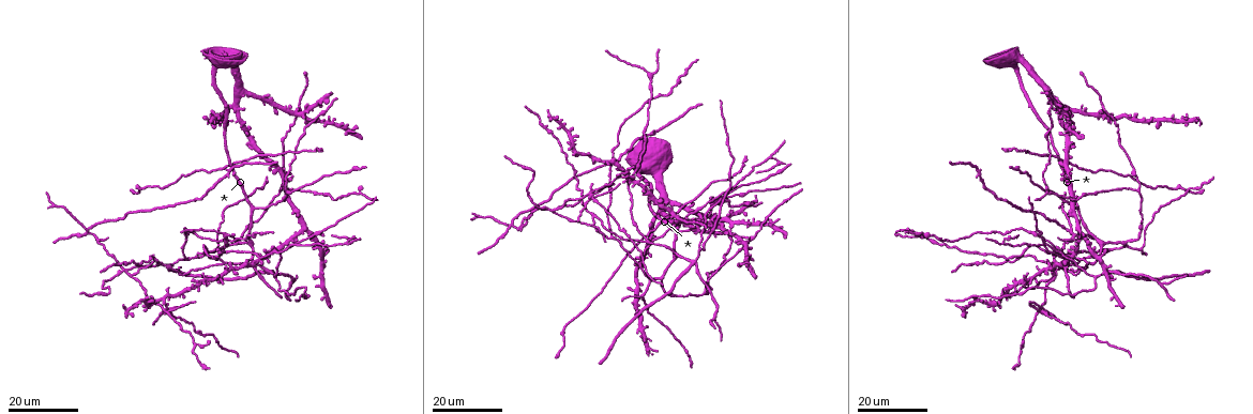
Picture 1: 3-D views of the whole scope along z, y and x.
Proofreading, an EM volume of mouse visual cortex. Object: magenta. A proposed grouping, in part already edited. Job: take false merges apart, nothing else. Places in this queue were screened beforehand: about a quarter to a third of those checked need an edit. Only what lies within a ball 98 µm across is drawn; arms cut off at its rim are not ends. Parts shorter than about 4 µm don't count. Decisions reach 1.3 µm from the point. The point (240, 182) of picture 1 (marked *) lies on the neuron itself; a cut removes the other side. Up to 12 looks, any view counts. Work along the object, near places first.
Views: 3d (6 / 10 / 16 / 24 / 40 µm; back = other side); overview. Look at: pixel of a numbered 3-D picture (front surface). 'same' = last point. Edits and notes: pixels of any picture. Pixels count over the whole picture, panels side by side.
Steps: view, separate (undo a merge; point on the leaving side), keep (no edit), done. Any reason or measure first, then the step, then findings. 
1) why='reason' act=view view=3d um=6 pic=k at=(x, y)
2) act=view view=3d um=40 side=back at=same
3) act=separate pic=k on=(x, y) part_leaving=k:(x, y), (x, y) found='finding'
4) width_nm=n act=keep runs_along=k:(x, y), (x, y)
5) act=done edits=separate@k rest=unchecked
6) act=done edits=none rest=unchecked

why='three arms meet' act=view view=3d um=16 pic=1 at=(168, 270)

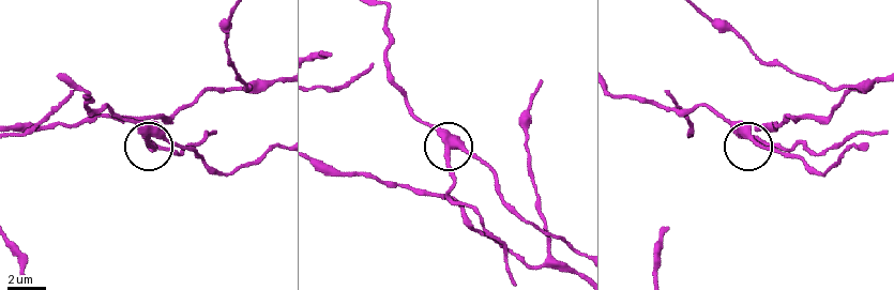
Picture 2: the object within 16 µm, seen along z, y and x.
act=view view=3d um=6 pic=2 at=(447, 147)

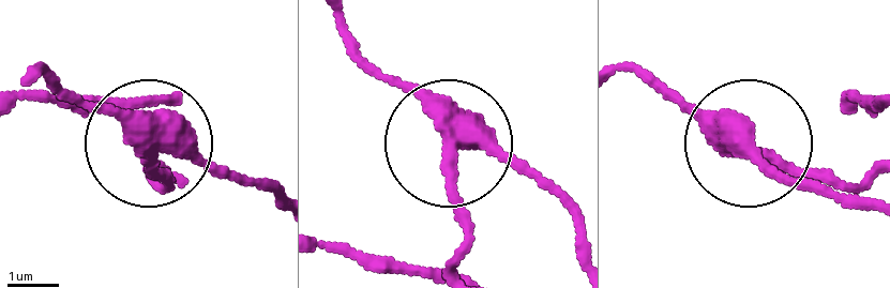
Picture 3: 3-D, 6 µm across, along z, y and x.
side_arm_um=10 act=separate pic=3 on=(155, 168) found='a second neuron is stuck on'

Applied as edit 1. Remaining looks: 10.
why='three arms meet' act=view view=3d um=16 pic=1 at=(613, 236)

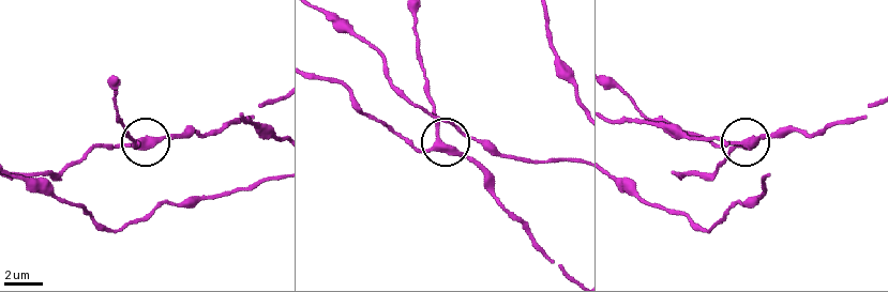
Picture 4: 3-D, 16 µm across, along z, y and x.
why='zoom in' act=view view=3d um=10 pic=4 at=(438, 142)

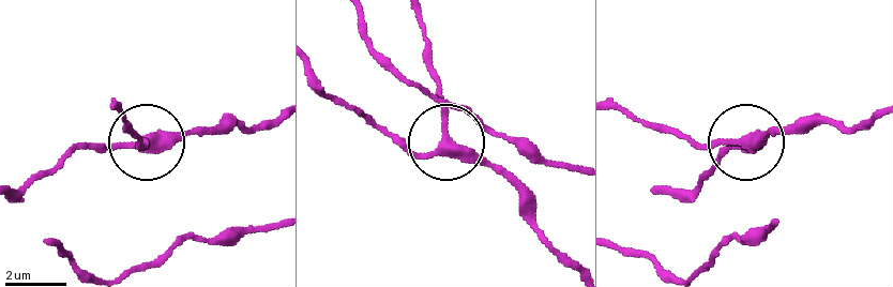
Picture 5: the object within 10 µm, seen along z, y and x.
act=keep runs_along=5:(271, 120), (164, 131), (141, 146), (133, 138) found='one neuron here'

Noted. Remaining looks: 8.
why='looks like a crossing' act=view view=3d um=16 pic=1 at=(691, 265)

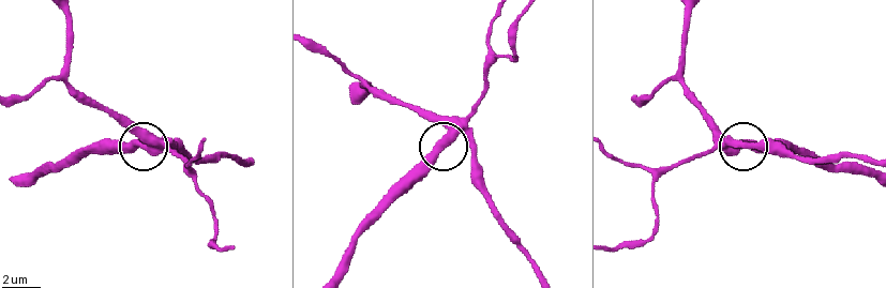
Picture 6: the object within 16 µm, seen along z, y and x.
act=view view=3d um=10 pic=6 at=(732, 149)

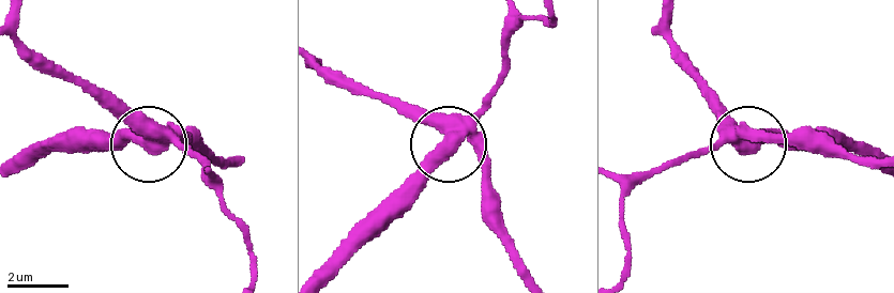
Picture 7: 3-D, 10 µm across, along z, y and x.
act=view view=3d um=6 pic=7 at=(745, 147)

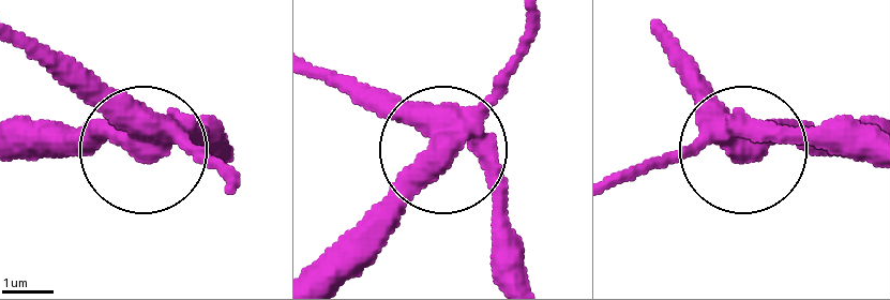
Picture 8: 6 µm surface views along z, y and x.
side_arm_um=43 act=separate pic=8 on=(92, 129) part_leaving=8:(449, 149), (350, 272) found='a second neuron is stuck on'

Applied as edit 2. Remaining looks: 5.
act=view view=overview

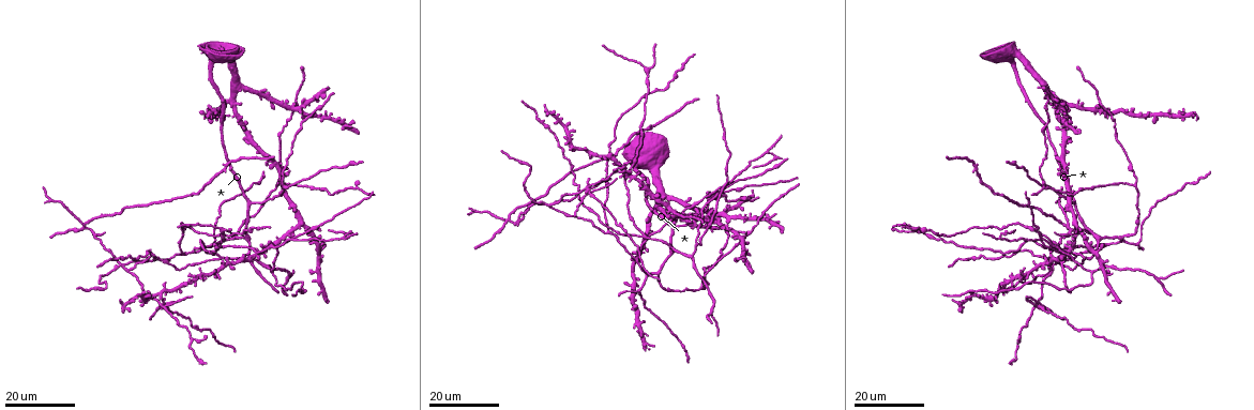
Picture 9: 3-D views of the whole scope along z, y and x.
why='branch point' act=view view=3d um=24 pic=9 at=(1100, 240)

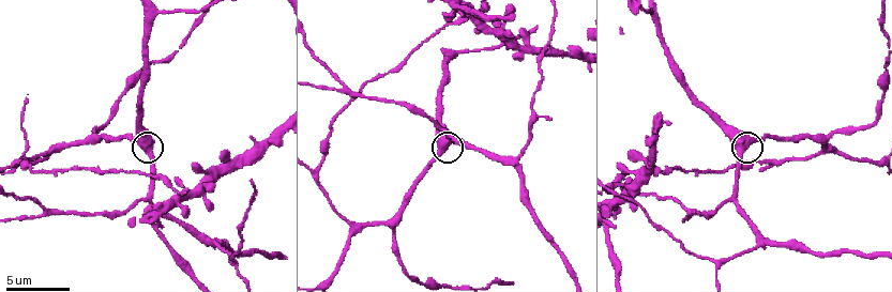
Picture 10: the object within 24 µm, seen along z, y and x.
why='closer look' act=view view=3d um=10 pic=10 at=(746, 148)

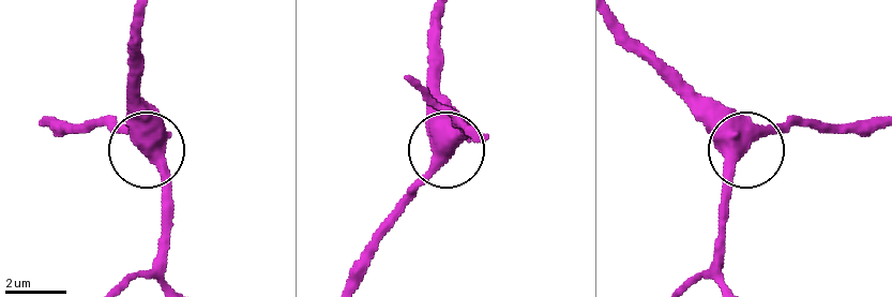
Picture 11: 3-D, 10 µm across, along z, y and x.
side_arm_um=91 arms=3 act=keep found='continuous, no second neuron'

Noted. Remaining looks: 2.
why='thin arm on a thick one' act=view view=3d um=24 pic=9 at=(639, 288)

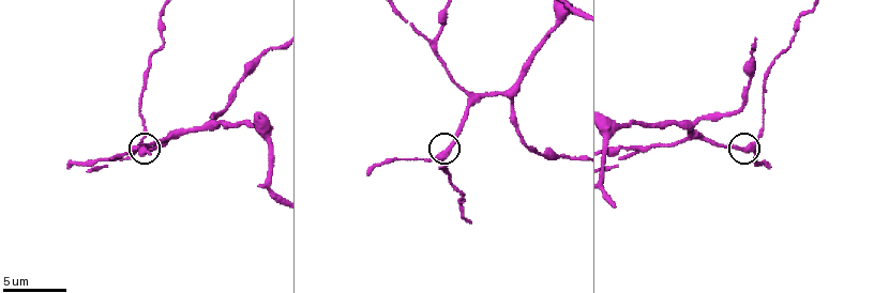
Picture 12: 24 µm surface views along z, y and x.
act=view view=3d um=10 pic=12 at=(437, 155)

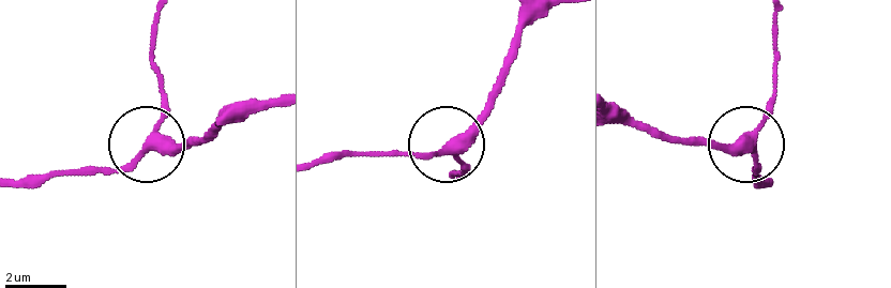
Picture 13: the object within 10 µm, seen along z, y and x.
arms=3 act=keep runs_along=13:(537, 14), (501, 90), (468, 129), (429, 152), (378, 152) found='continuous, no second neuron'

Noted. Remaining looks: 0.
act=done edits=separate@3,separate@8 rest=unchecked

